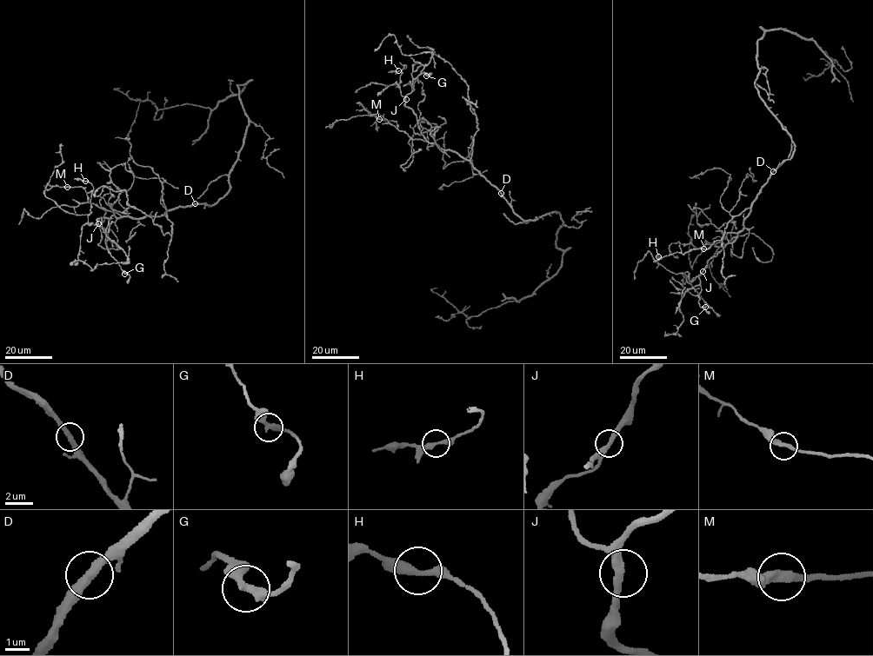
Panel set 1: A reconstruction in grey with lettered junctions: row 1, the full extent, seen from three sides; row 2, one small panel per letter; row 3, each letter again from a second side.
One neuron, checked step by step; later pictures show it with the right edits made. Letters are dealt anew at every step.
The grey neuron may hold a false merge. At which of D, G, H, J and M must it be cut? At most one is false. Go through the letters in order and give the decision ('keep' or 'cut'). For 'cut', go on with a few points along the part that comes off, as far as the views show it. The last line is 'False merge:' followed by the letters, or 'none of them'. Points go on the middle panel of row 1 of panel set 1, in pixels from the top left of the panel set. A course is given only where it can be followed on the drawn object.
D: keep
G: keep
H: keep
J: keep
M: keep
False merge: none of them

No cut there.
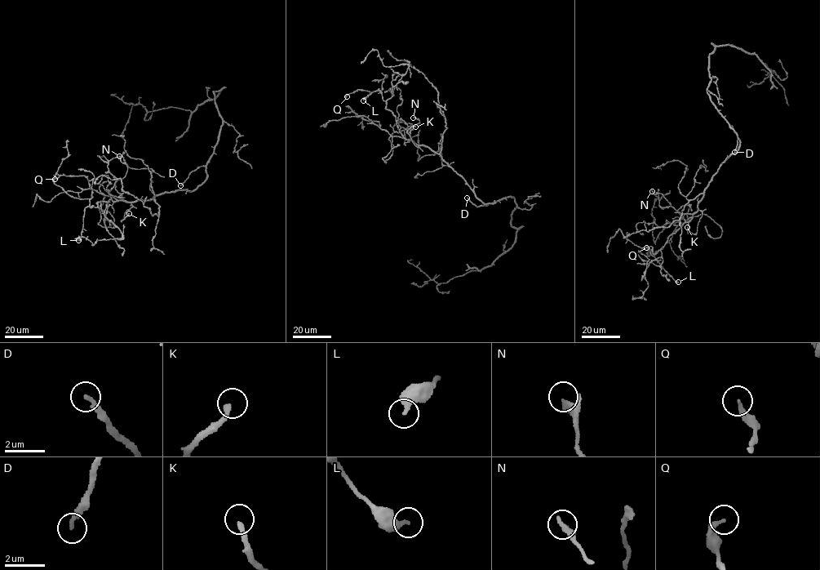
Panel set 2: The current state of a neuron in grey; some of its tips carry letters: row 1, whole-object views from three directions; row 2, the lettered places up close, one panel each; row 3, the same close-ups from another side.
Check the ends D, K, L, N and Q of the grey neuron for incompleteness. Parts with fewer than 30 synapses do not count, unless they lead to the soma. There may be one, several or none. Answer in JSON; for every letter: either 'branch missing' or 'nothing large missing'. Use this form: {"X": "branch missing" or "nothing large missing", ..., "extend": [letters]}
{"D": "branch missing", "K": "nothing large missing", "L": "nothing large missing", "N": "nothing large missing", "Q": "nothing large missing", "extend": ["D"]}

